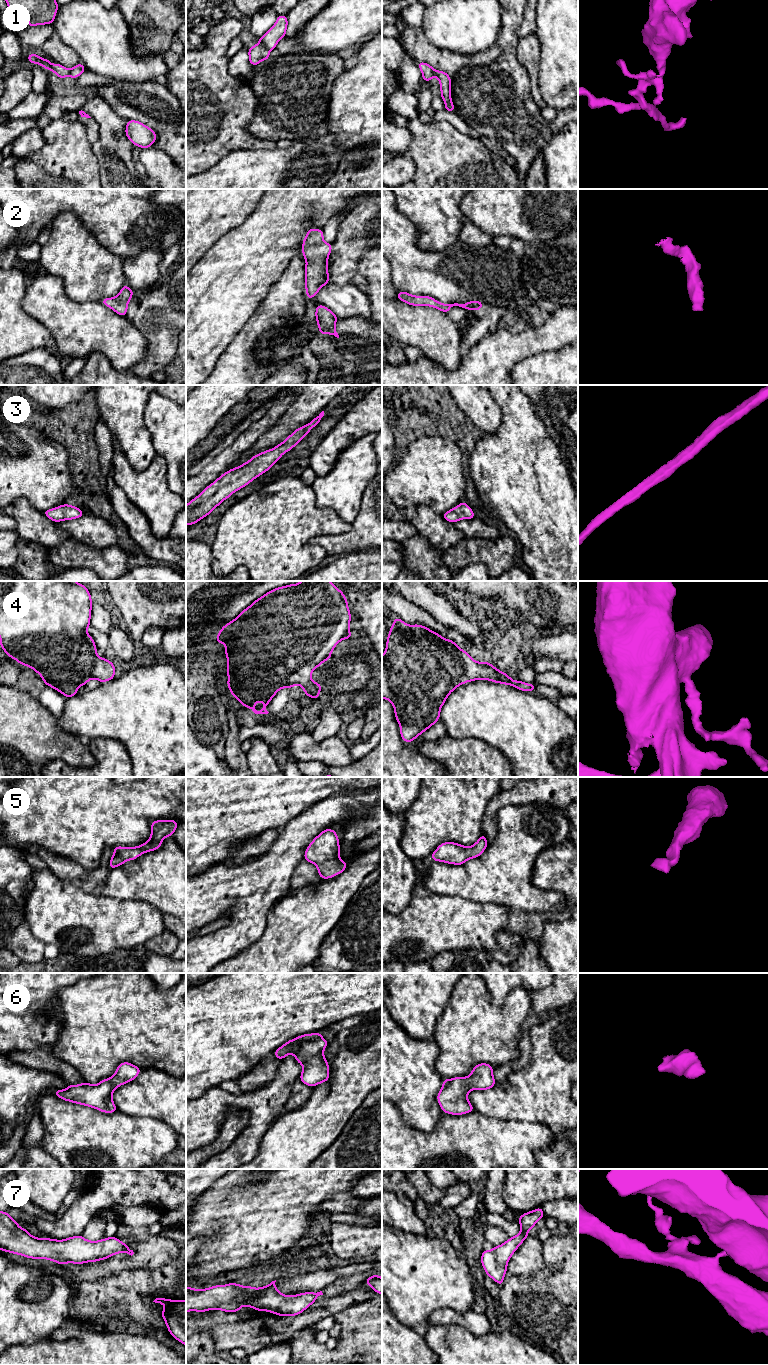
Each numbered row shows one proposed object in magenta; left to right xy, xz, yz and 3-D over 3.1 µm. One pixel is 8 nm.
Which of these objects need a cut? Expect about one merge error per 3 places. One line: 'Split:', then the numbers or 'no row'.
Split: 1

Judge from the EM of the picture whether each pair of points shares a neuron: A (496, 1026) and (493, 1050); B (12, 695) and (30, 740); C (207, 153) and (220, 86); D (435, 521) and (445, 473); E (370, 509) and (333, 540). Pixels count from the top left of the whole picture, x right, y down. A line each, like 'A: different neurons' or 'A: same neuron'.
A: same neuron
B: same neuron
C: same neuron
D: different neurons
E: same neuron

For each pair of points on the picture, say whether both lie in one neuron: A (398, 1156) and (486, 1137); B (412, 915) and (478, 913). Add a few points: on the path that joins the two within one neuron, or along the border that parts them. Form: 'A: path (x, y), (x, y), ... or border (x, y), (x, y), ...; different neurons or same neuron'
A: path (420, 1156), (450, 1150), (453, 1147), (464, 1147); same neuron
B: path (428, 915), (462, 915); same neuron

